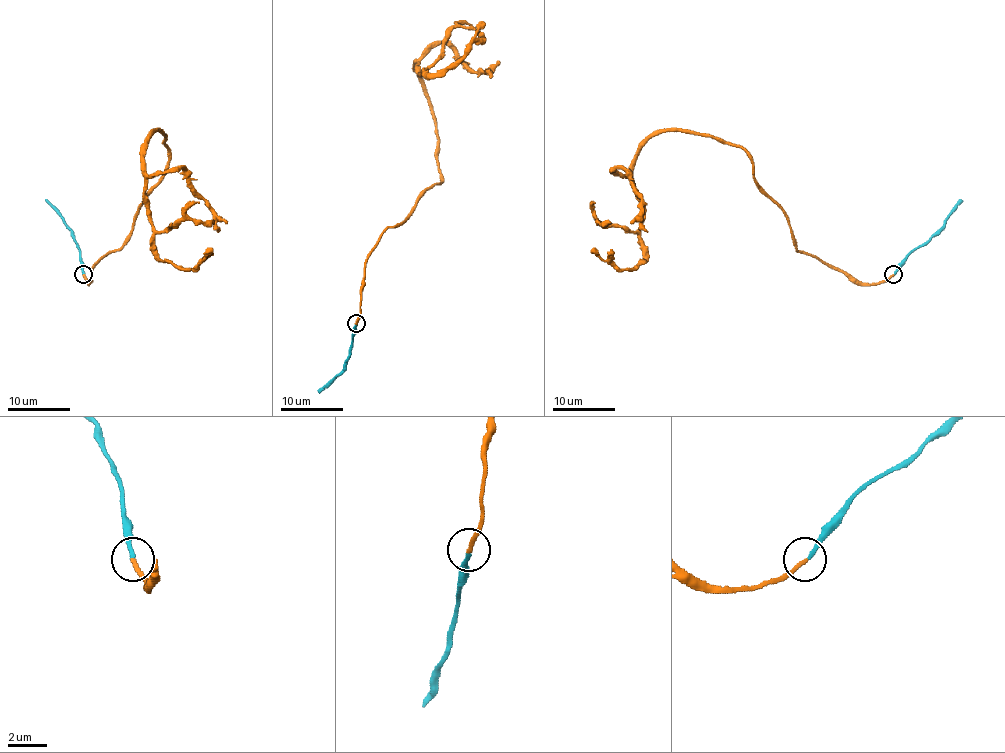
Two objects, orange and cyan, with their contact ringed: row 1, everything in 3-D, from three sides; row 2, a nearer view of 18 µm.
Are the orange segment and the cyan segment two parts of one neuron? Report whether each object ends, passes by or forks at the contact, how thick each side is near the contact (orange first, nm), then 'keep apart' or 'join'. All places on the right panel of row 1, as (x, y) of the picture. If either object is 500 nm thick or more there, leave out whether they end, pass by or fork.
orange ends; cyan ends; calibres 220 and 190 nm; join

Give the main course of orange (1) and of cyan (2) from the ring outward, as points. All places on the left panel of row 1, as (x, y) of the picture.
1: (84, 275), (88, 284), (165, 172), (165, 136), (154, 131), (143, 152), (154, 248), (182, 269), (210, 250)
2: (84, 275), (73, 231), (45, 200)

